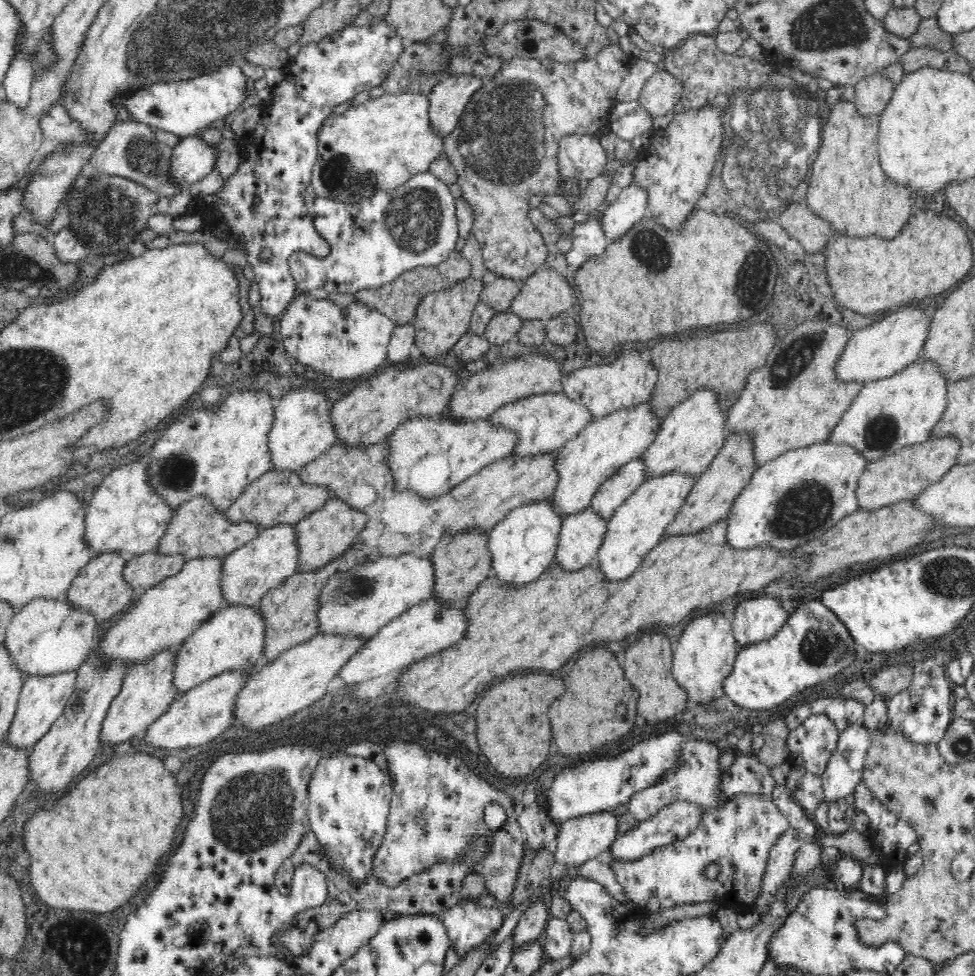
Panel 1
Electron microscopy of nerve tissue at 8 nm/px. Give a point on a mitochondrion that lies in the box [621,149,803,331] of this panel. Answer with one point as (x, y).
(649, 247)

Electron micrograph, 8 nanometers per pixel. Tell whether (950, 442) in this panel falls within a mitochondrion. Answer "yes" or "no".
no

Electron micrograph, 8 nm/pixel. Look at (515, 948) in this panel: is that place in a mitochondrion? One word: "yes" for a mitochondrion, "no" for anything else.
no

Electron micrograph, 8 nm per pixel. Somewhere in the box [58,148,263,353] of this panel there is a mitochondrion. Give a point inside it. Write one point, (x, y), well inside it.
(110, 216)

